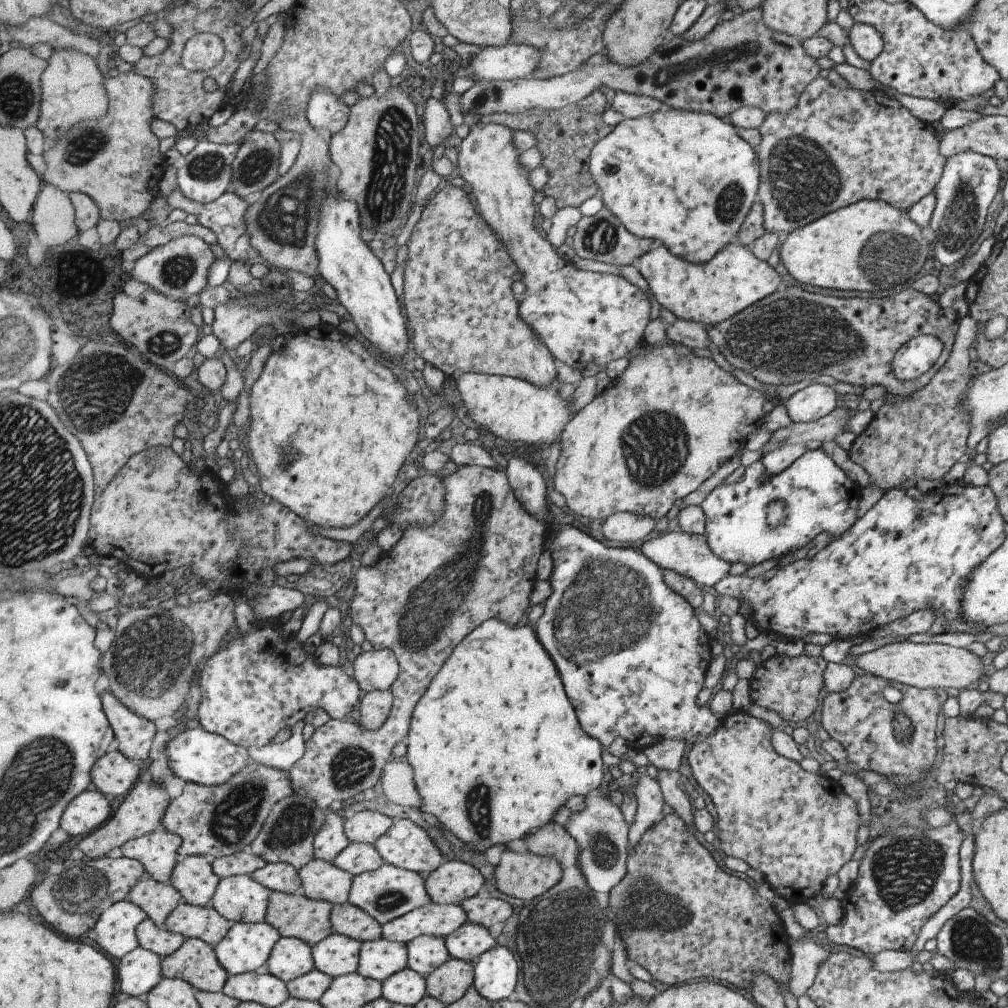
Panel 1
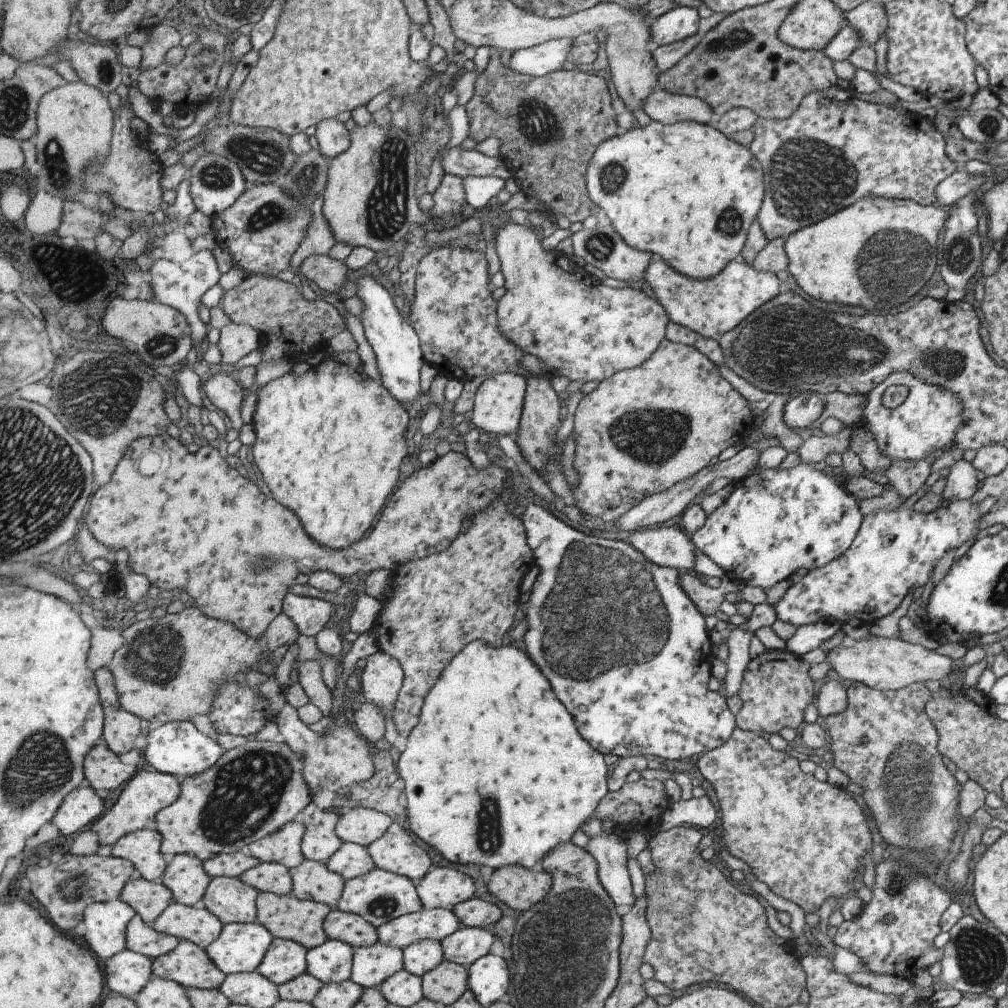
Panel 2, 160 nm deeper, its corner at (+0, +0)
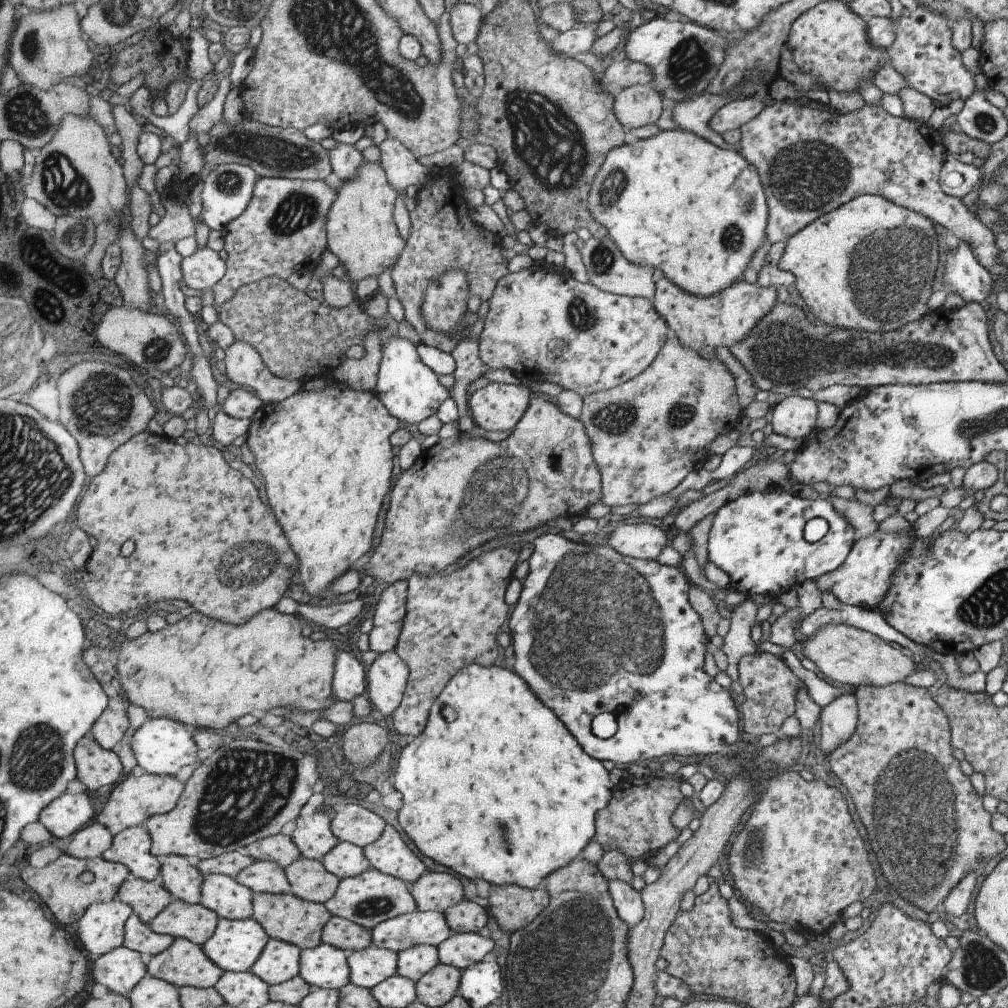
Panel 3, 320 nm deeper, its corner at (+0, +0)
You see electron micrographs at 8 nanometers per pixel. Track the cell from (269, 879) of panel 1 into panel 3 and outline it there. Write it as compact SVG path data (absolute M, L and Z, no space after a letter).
M256 861L253 866L245 868L236 880L257 893L289 894L292 884L286 869L272 861Z

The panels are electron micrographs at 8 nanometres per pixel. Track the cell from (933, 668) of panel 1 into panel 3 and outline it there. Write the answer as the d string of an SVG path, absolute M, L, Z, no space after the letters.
M827 624L813 632L809 638L800 639L796 647L799 656L805 656L817 665L817 669L823 676L827 676L833 682L848 684L849 686L885 687L889 684L902 682L915 672L914 659L901 654L893 646L871 632L851 628L845 624Z

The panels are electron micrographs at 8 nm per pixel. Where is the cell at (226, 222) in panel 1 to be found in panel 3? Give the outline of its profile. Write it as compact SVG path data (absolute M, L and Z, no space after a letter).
M260 177L254 196L247 210L229 222L223 232L225 250L228 254L228 274L215 286L215 306L229 302L241 286L261 282L263 278L278 277L283 280L291 274L301 274L317 268L321 254L328 249L328 217L337 198L337 182L332 180L303 180L287 177Z

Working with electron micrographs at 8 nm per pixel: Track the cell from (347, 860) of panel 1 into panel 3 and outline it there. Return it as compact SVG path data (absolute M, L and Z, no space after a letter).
M341 841L327 857L323 858L322 862L325 868L341 881L357 877L372 868L364 848L348 841Z

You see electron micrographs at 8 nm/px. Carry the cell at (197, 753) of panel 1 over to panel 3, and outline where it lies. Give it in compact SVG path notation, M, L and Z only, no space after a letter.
M167 718L149 719L137 734L133 736L133 750L137 754L137 762L147 773L175 777L185 766L197 762L197 744L185 724Z

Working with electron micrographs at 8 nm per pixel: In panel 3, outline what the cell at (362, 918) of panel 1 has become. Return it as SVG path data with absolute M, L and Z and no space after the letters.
M336 915L325 926L322 938L323 943L337 946L349 953L366 950L374 945L371 929Z

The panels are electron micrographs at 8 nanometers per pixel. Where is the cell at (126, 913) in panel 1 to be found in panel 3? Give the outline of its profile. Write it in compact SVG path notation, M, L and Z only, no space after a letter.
M120 900L94 903L78 923L76 935L86 950L105 956L125 944L125 928L133 908Z

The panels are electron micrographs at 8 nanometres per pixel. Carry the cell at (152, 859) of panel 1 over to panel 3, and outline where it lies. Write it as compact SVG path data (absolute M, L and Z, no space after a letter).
M145 825L129 828L114 838L112 846L102 858L125 864L136 878L157 880L162 865L152 852L152 835Z

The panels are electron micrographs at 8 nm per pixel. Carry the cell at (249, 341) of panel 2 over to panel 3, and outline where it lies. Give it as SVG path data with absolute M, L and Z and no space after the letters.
M235 340L225 352L226 375L235 385L251 388L264 404L277 404L303 389L304 382L269 373L251 342Z

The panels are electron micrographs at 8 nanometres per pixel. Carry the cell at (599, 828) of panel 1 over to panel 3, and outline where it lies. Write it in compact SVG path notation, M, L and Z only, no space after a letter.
M609 880L609 892L612 894L620 918L632 928L641 924L641 920L645 916L641 893L637 892L631 884L620 880Z

